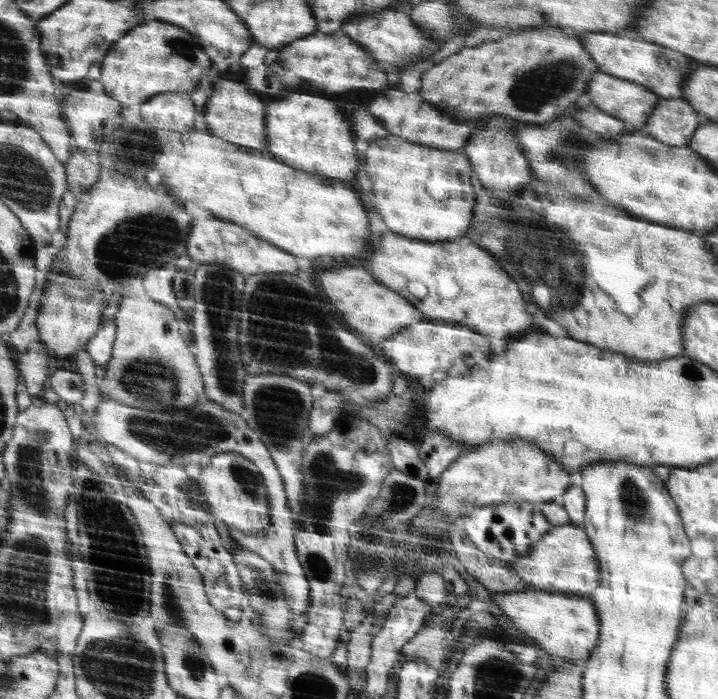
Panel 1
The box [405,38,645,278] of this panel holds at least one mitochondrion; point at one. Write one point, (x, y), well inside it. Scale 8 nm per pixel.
(536, 87)

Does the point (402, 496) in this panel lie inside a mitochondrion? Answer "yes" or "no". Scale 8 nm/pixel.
yes

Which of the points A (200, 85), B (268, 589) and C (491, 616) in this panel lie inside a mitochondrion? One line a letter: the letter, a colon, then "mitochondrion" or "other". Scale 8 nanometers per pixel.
A: other
B: mitochondrion
C: other

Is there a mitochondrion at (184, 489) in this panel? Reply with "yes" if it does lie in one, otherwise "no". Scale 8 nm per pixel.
yes

